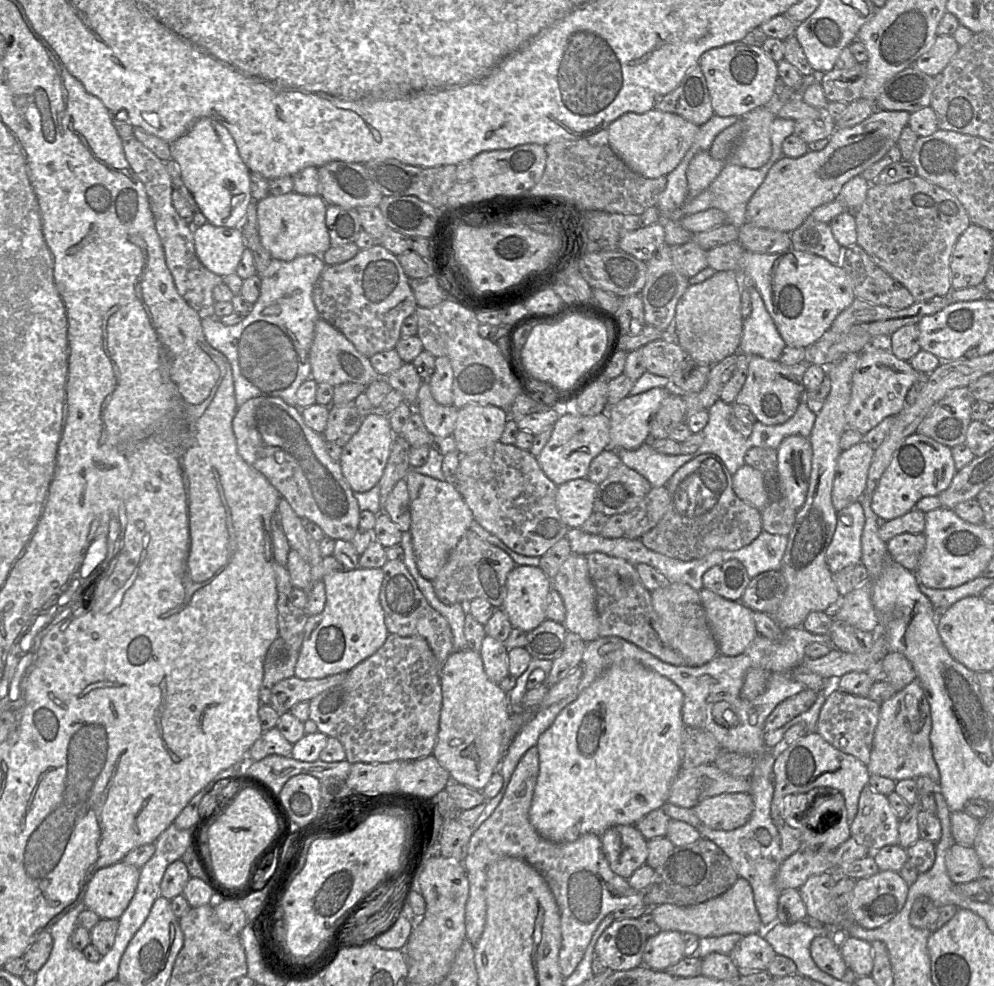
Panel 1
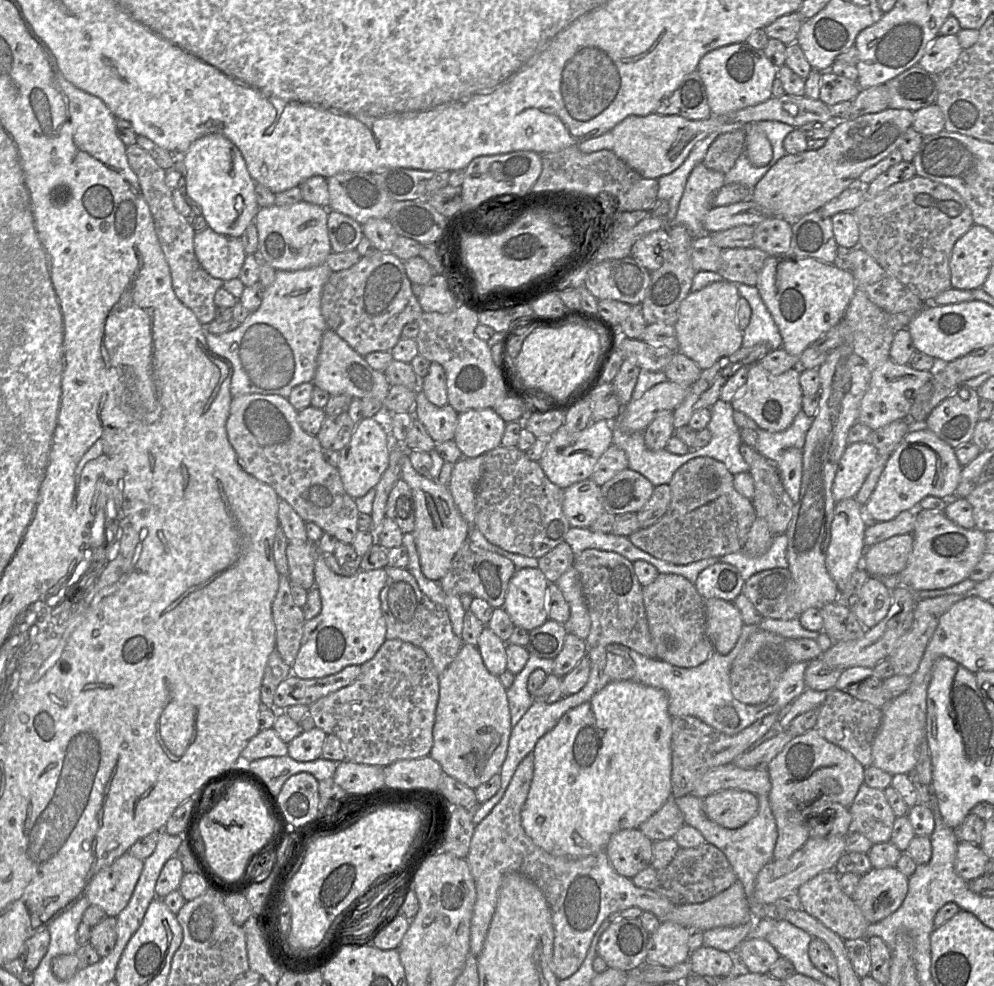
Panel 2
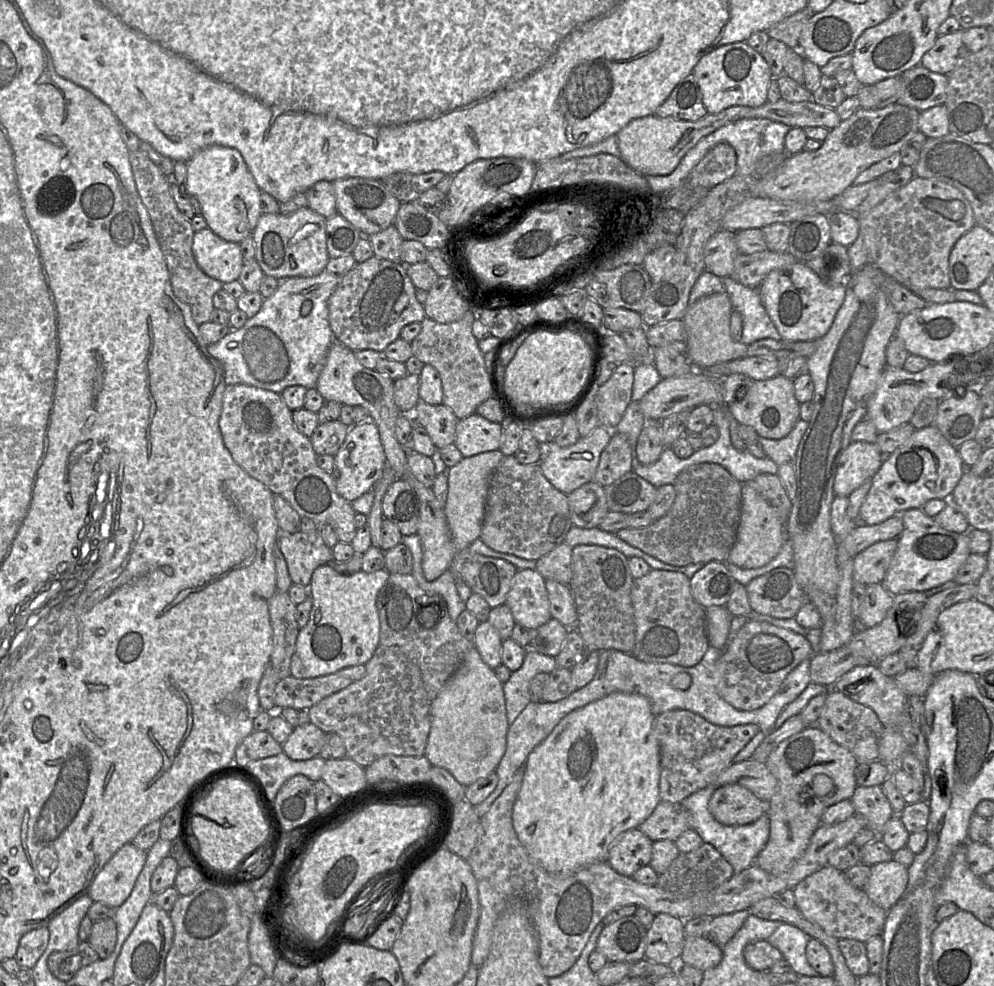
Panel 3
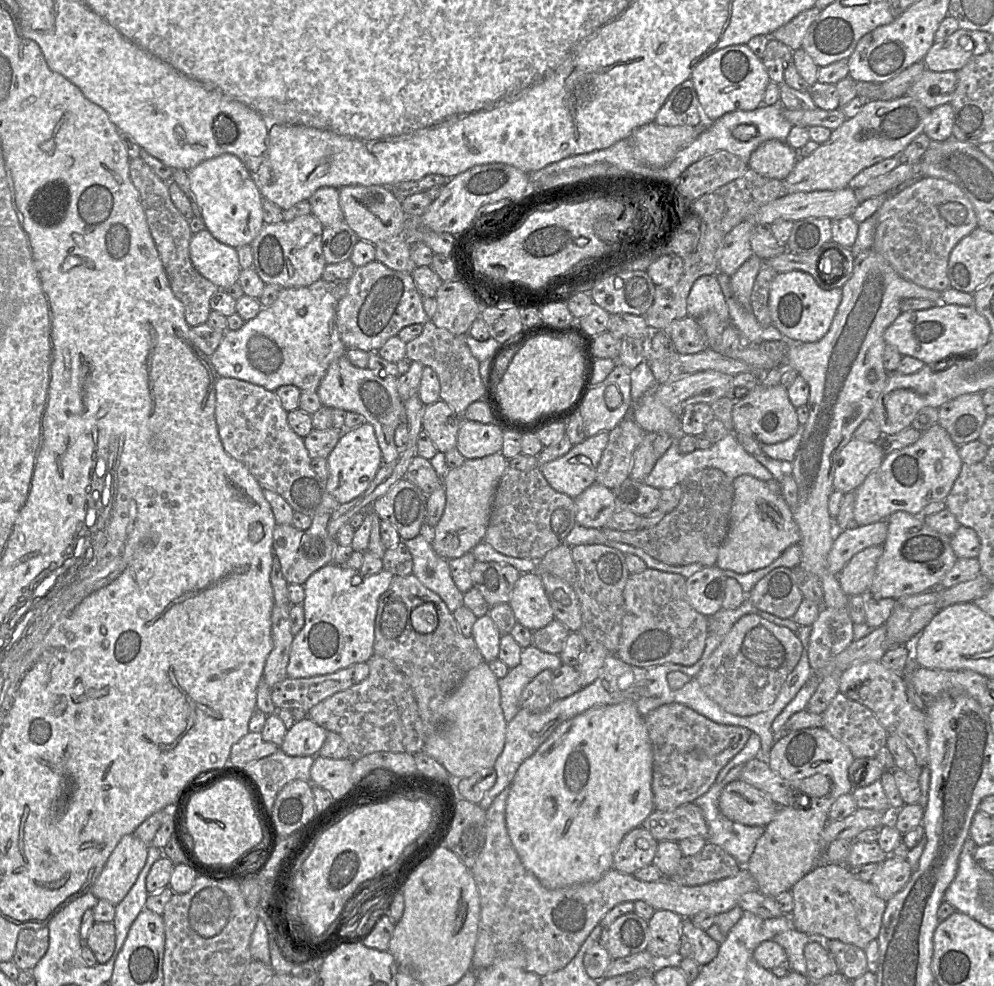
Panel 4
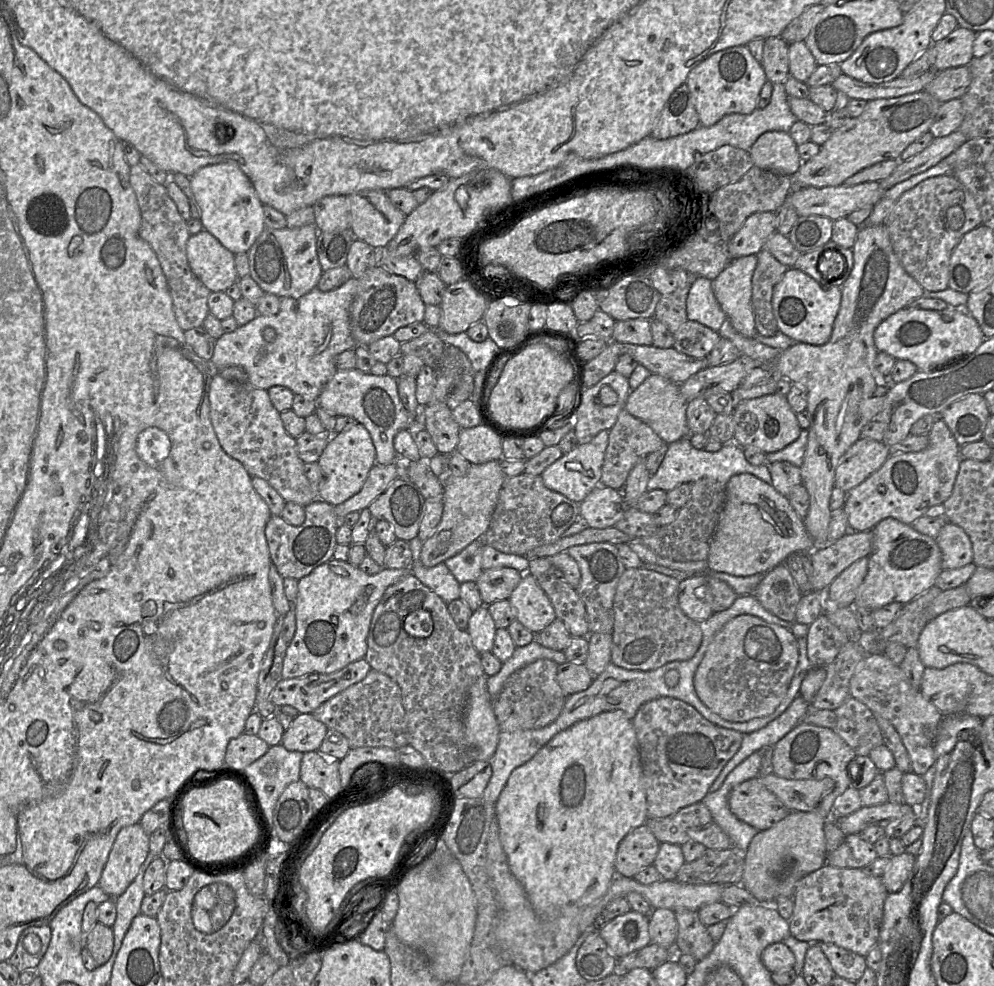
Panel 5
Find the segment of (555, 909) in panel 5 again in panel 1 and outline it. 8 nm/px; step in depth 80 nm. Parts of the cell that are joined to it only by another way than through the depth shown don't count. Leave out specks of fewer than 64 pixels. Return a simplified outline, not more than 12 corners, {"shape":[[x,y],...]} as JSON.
{"shape":[[613,665],[538,738],[529,812],[635,825],[681,770],[683,692]]}

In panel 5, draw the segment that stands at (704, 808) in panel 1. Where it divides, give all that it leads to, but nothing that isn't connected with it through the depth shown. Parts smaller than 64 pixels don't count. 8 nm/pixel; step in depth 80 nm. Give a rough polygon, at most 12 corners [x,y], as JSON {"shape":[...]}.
{"shape":[[758,777],[736,785],[728,805],[759,831],[791,812]]}

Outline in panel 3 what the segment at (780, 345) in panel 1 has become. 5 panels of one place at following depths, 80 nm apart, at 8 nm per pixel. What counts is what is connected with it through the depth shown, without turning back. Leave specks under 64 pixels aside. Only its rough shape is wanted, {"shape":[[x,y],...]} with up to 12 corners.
{"shape":[[732,276],[722,281],[742,316],[742,343],[782,339],[758,288]]}

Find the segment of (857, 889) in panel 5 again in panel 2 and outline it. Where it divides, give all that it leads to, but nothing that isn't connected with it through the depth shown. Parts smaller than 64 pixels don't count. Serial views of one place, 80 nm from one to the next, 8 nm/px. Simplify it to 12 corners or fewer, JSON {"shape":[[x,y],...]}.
{"shape":[[835,870],[797,891],[802,909],[844,941],[870,923]]}

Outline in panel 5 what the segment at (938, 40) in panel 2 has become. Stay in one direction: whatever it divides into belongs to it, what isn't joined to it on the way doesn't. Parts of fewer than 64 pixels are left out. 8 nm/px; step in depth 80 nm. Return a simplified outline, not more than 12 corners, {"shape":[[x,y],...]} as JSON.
{"shape":[[958,26],[931,44],[933,69],[966,66],[977,33]]}

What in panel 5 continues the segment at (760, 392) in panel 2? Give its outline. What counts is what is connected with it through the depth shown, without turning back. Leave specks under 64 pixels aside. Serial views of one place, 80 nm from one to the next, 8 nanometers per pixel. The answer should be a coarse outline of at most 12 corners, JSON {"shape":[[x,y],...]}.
{"shape":[[786,396],[736,403],[734,442],[767,454],[801,432]]}

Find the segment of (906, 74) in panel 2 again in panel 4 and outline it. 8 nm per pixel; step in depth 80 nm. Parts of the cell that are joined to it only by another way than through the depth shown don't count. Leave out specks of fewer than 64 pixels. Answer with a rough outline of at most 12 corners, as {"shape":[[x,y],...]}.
{"shape":[[926,68],[905,95],[931,110],[950,103],[956,71]]}

